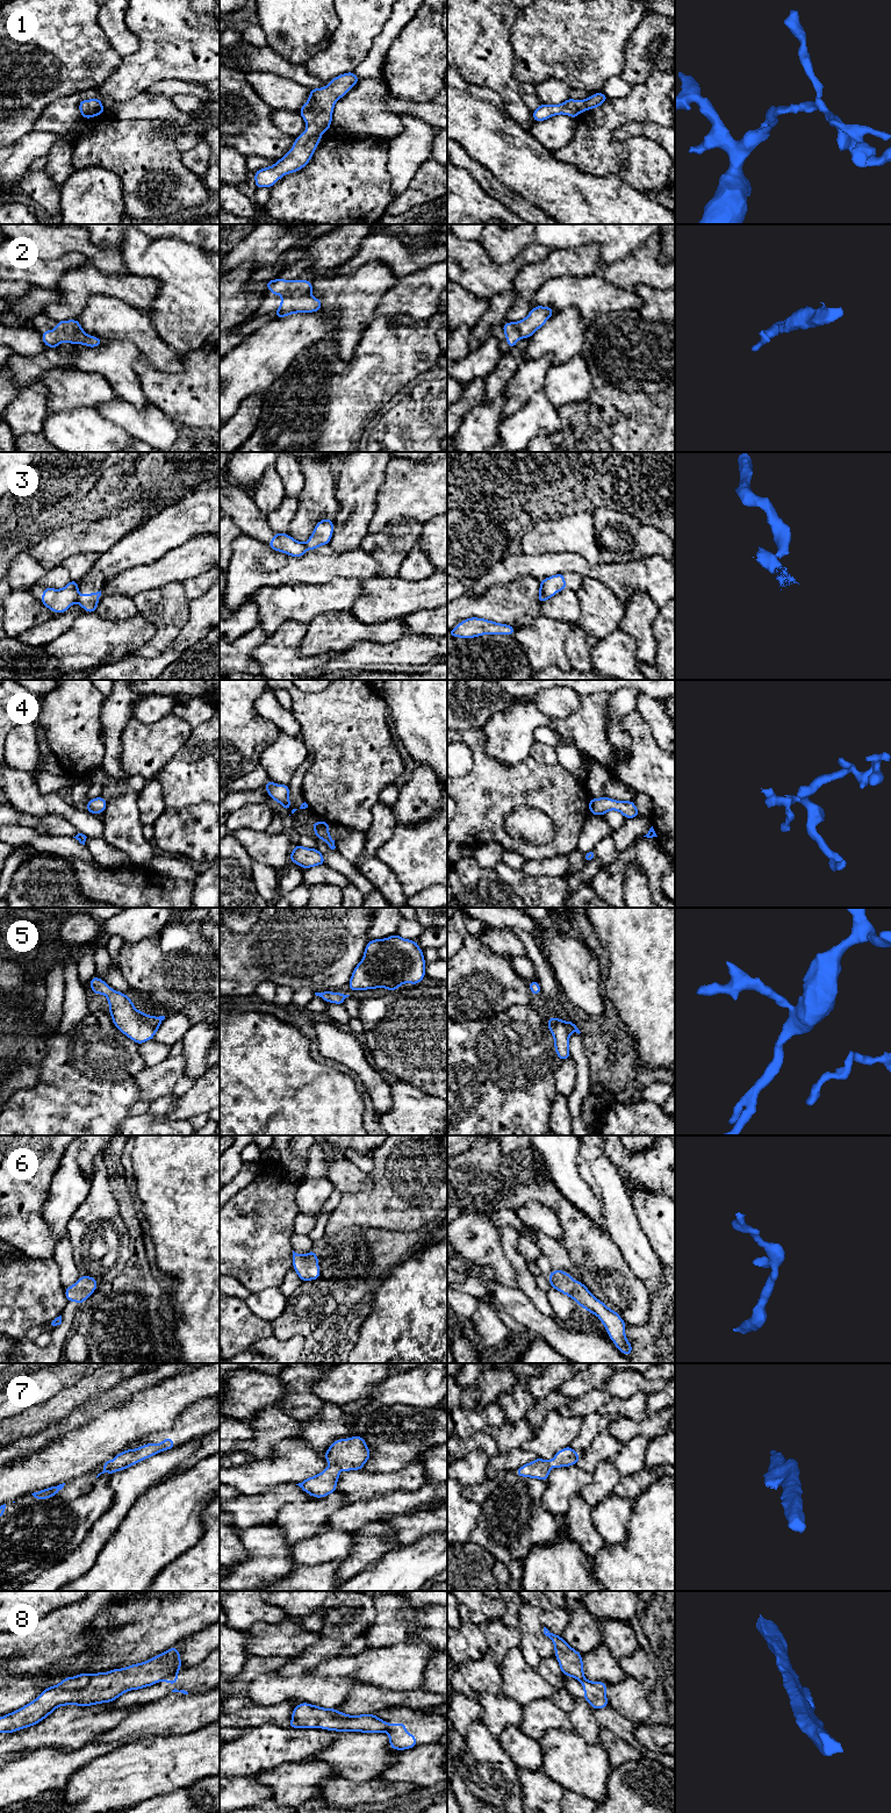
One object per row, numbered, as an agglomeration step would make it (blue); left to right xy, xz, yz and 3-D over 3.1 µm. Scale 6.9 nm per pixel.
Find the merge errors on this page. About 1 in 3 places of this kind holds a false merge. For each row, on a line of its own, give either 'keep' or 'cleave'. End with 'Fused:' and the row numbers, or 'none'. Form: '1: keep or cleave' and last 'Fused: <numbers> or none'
1: keep
2: keep
3: cleave
4: keep
5: keep
6: keep
7: keep
8: cleave
Fused: 3, 8

